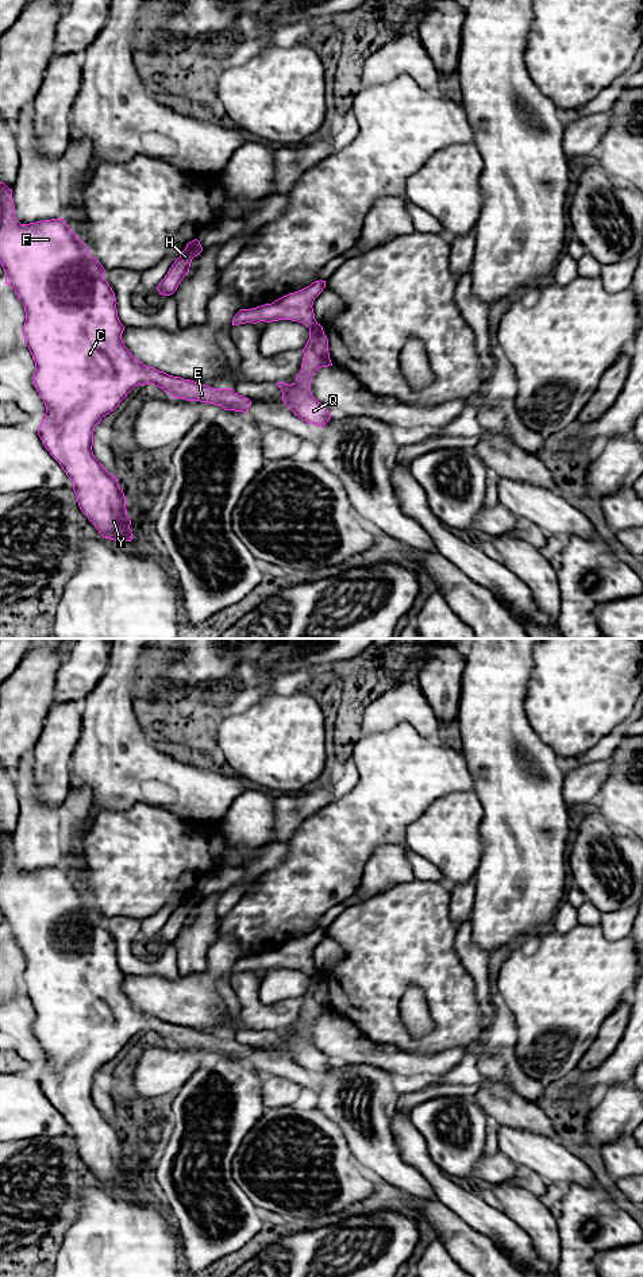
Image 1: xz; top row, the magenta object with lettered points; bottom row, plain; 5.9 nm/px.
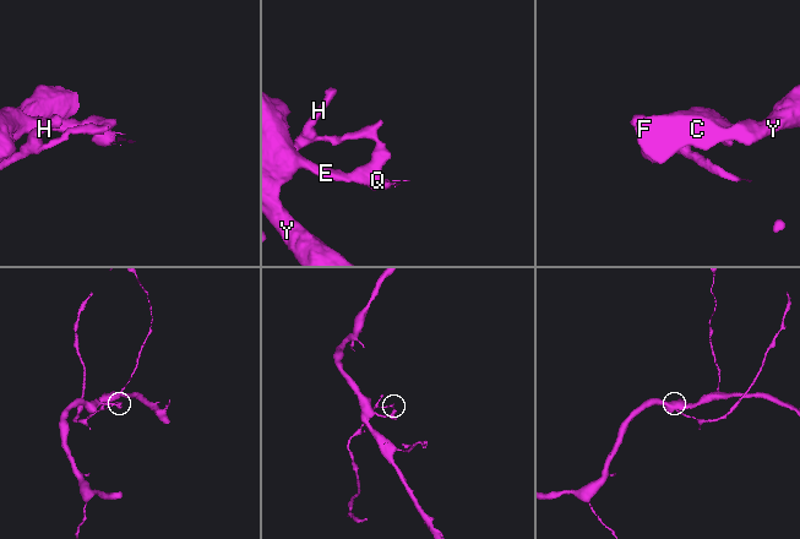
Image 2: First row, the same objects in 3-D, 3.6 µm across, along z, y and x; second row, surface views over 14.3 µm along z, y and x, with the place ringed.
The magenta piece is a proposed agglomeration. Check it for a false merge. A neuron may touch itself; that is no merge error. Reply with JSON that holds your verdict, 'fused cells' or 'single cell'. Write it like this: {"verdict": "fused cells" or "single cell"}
{"verdict": "fused cells"}

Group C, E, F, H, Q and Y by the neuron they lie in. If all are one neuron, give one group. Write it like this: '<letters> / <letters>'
C E F Q Y / H

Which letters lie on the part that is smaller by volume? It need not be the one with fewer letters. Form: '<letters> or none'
H

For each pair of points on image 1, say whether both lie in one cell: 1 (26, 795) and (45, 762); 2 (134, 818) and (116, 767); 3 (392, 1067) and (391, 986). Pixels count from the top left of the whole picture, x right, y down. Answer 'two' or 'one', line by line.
1: two
2: two
3: two

